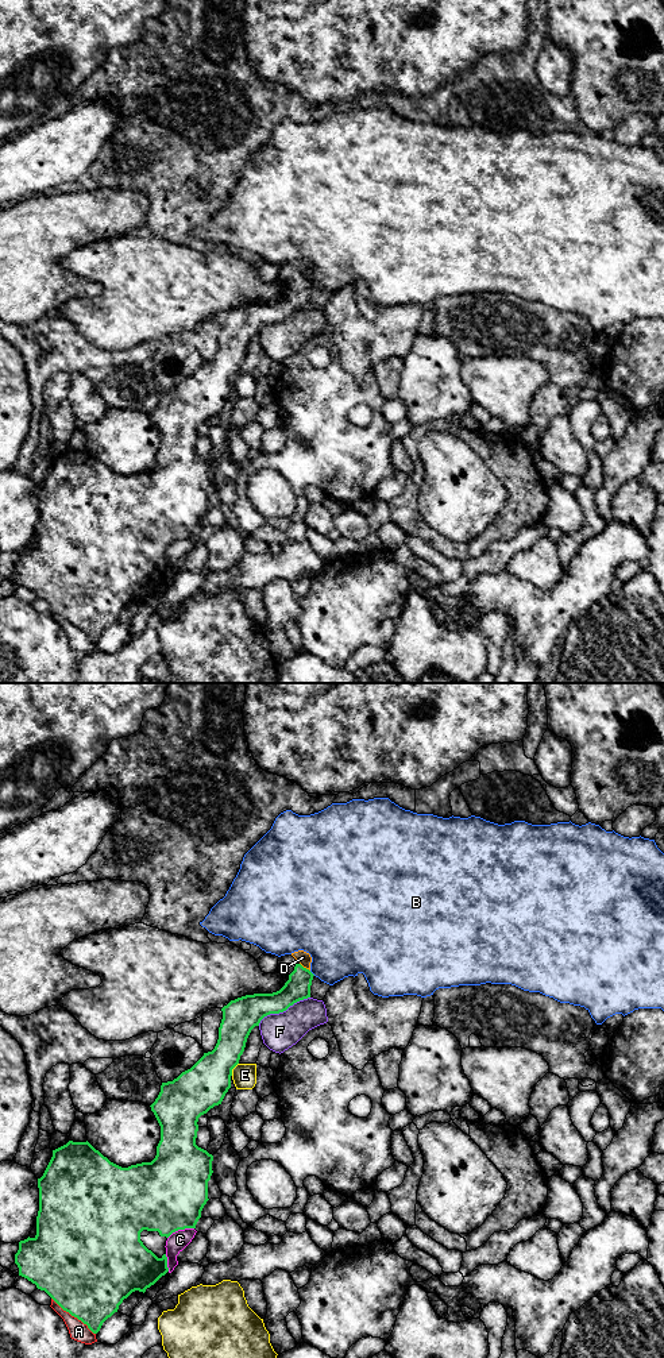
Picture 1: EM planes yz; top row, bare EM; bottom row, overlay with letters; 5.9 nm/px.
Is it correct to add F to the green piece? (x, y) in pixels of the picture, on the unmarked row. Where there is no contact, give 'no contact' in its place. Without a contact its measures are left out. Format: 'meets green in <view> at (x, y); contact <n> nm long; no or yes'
meets green in yz at (282, 320); contact 360 nm long; no

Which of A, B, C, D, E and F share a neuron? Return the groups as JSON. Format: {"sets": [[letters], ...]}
{"sets": [["A"], ["B"], ["C"], ["D"], ["E"], ["F"]]}

